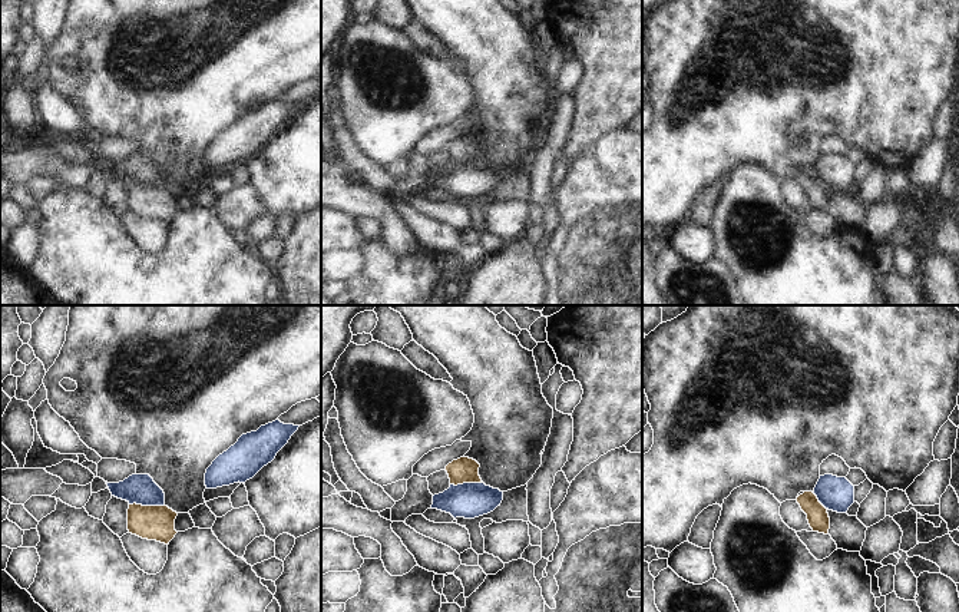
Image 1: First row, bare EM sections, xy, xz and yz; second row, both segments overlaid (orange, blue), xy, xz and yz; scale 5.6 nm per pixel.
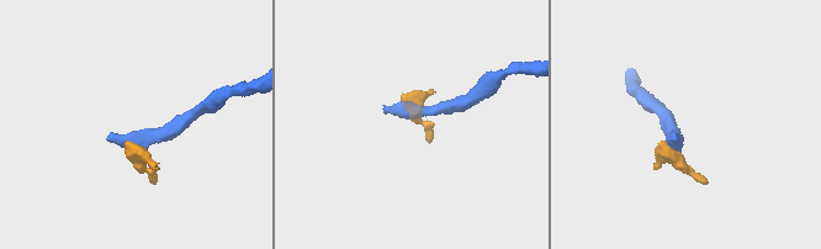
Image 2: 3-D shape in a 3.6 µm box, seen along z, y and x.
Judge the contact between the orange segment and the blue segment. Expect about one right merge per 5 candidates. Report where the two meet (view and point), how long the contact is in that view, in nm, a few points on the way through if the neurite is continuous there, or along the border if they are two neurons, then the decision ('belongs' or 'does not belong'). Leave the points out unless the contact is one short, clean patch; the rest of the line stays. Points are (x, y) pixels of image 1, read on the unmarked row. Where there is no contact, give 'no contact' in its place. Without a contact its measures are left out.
contact xy (146, 185); length 200 nm; border xy (129, 182), (164, 184); does not belong

